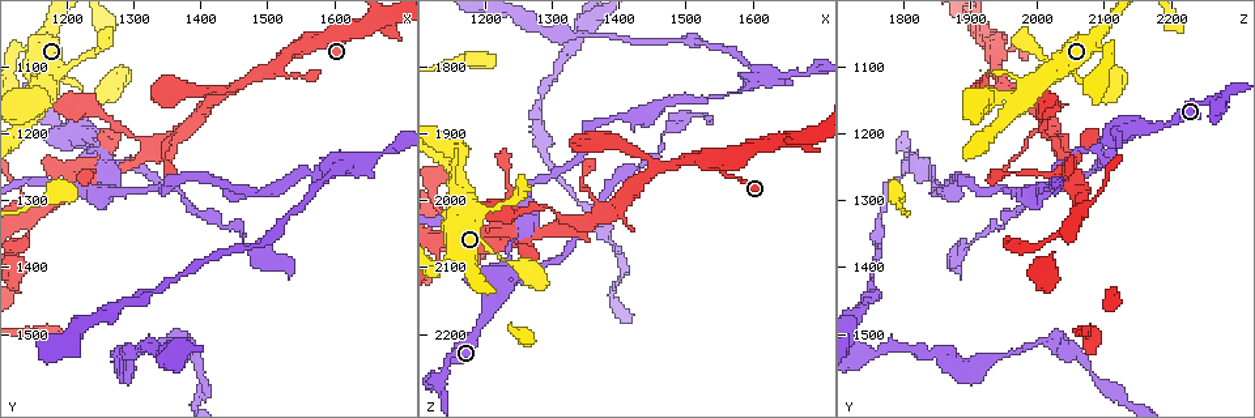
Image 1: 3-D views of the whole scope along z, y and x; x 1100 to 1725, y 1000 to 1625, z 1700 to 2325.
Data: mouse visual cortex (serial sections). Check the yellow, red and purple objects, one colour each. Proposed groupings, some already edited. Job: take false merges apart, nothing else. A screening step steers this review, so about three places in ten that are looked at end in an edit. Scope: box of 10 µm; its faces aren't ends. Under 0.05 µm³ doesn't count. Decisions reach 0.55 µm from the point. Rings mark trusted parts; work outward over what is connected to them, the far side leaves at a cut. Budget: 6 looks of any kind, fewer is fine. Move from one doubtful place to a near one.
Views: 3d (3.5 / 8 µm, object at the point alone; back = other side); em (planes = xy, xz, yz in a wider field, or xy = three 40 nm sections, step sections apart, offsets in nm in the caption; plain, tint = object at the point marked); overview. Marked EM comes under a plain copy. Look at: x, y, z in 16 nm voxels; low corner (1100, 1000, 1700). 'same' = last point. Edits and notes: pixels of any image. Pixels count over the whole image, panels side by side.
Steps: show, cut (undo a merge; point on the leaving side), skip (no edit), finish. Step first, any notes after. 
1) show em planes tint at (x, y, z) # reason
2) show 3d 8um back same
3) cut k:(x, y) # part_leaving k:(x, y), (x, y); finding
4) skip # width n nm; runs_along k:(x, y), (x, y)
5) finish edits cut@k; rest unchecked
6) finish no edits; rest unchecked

show 3d 3.5um at (1205, 1190, 2145) # three-way junction

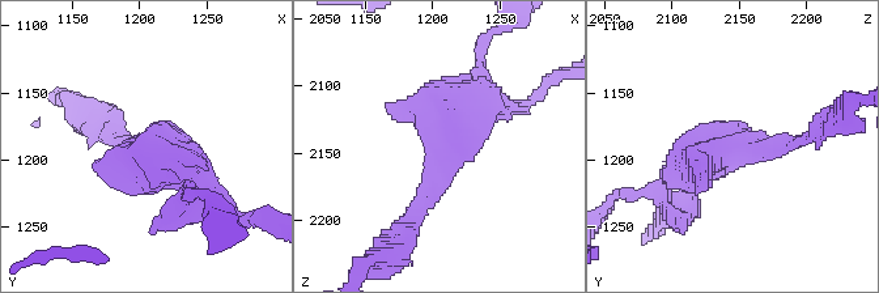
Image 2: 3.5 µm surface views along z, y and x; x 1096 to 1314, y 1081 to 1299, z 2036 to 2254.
show em xy step 2 tint at (1208, 1192, 2148) # now the EM

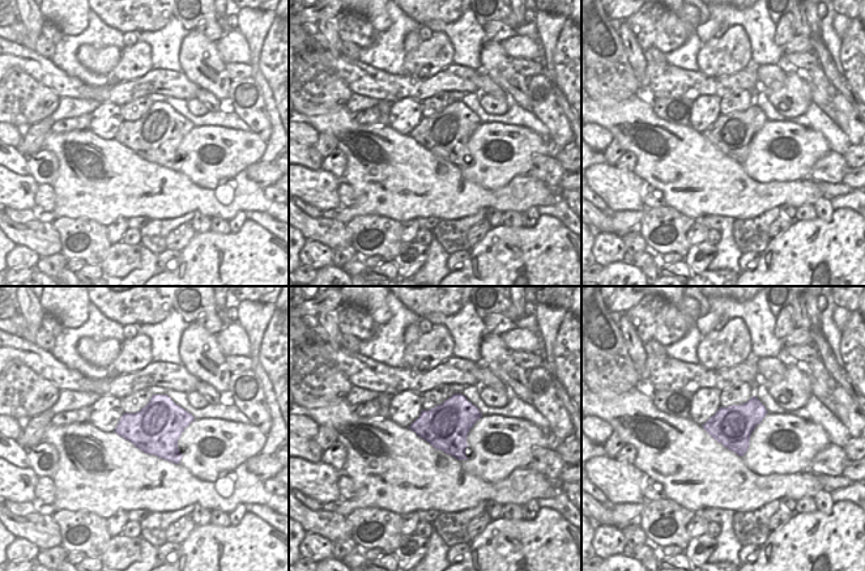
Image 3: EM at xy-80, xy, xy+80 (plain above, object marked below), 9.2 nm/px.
skip # runs_along 2:(408, 225), (449, 90); one cell here

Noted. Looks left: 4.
show 3d 3.5um at (1255, 1285, 1995) # three-way junction

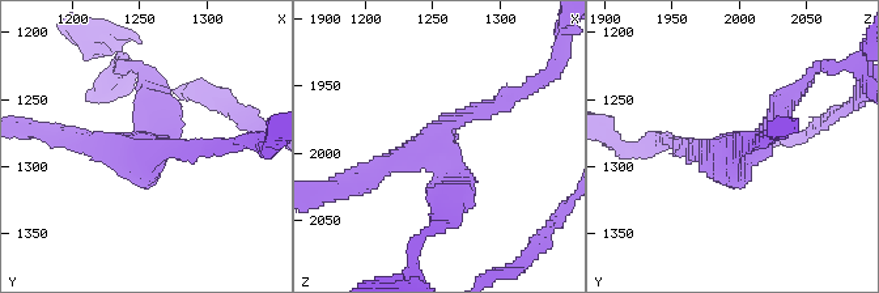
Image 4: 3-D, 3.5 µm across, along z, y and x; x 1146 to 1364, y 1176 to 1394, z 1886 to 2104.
show em xy step 3 tint at (1254, 1290, 1998) # arms 3; arm_widths 150, 200, 300 nm

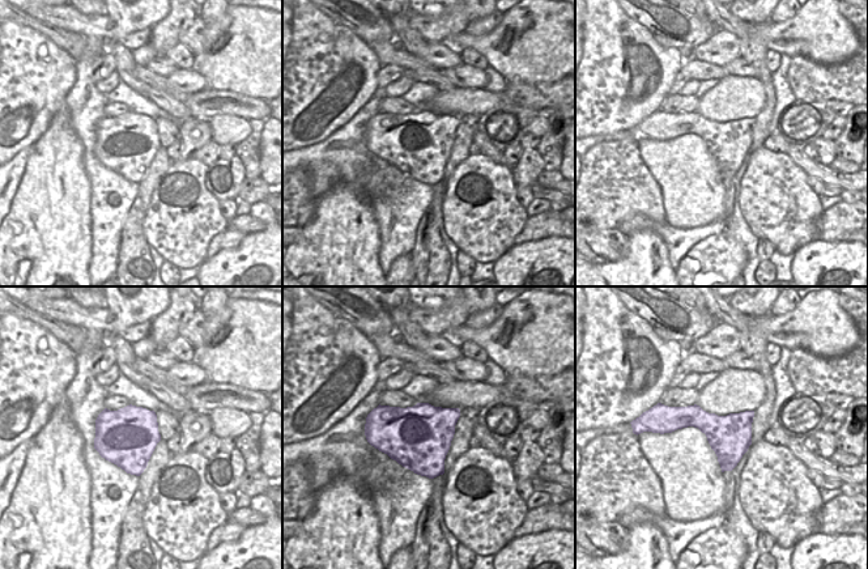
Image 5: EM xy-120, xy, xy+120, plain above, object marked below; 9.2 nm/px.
skip # one cell here

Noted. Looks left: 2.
show 3d 3.5um at (1485, 1285, 1845) # thin neck

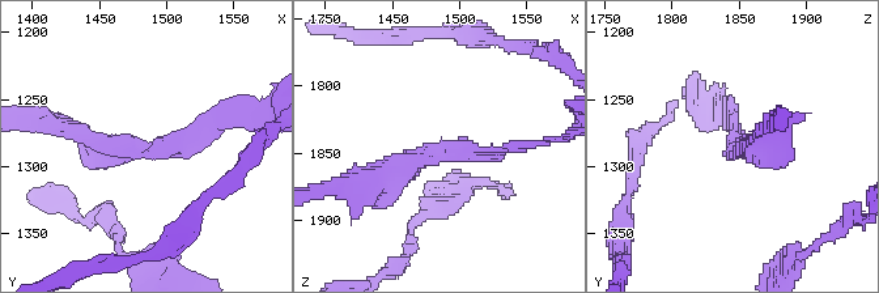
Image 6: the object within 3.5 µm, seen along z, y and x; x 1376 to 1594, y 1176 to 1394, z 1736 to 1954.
show em xy step 2 tint at (1484, 1288, 1848) # arm_widths 150, 200 nm

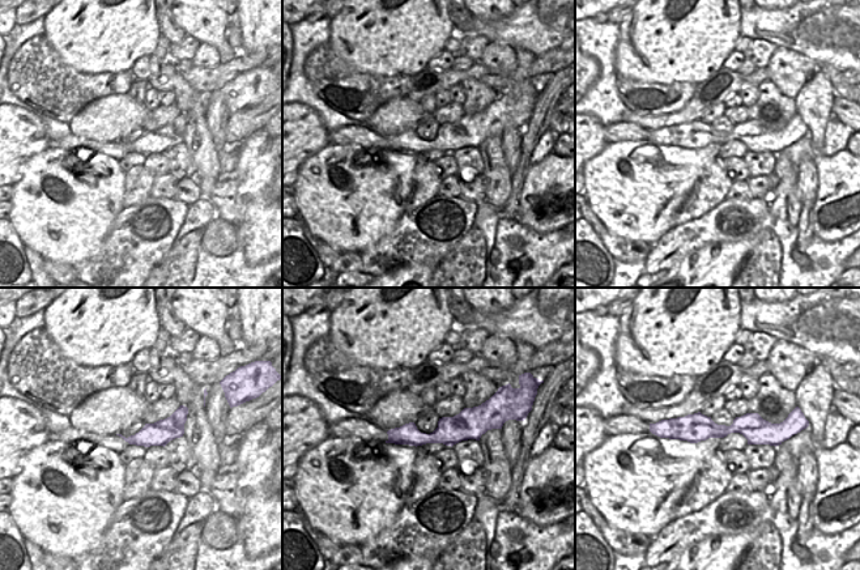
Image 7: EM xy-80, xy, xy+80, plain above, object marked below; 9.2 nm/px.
skip # width 260 nm; runs_along 6:(364, 178), (444, 148), (516, 148); all the same cell

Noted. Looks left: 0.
finish no edits; rest unchecked

